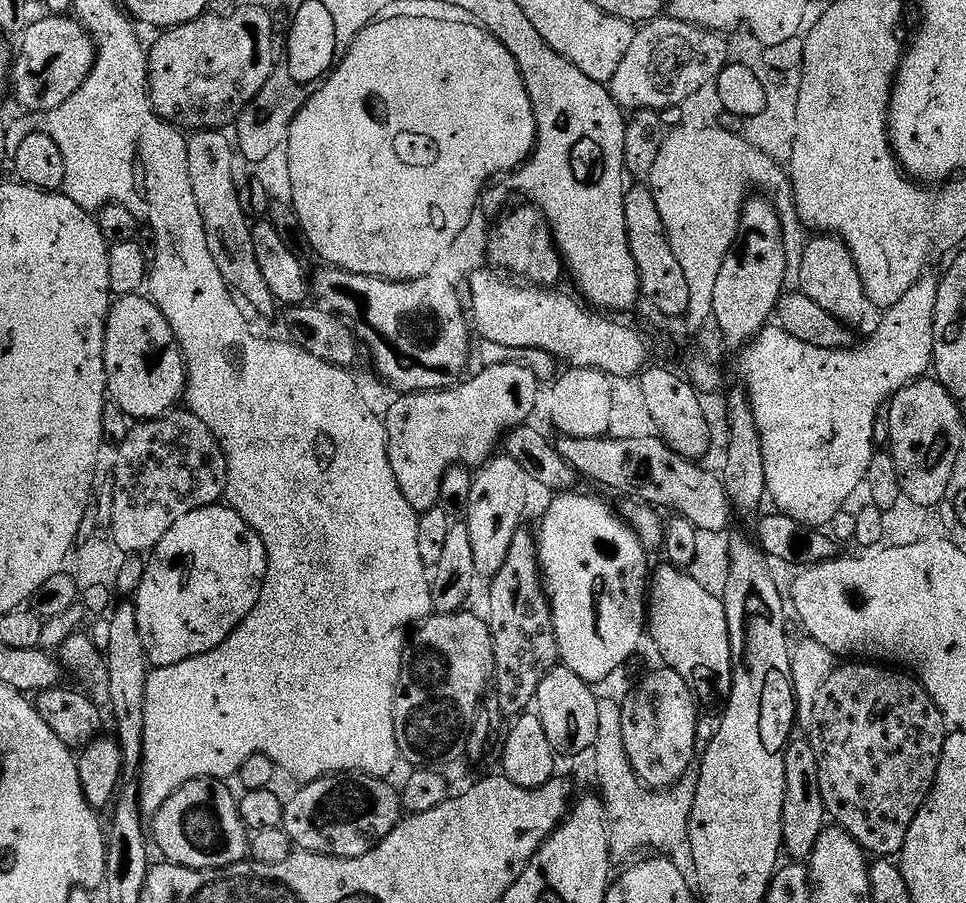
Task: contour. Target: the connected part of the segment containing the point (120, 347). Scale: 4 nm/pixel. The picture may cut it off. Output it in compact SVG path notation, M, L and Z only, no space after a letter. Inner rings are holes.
M147 295L121 296L108 314L106 350L104 351L108 394L136 422L157 420L181 403L188 383L184 352L176 341L170 322Z

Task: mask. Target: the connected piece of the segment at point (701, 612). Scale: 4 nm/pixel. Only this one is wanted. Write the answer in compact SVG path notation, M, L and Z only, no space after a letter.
M669 562L653 569L649 581L650 603L646 608L646 620L650 625L650 640L656 643L660 656L667 667L673 668L696 693L701 705L716 704L727 701L732 695L732 647L730 646L730 630L726 622L726 610L723 599L702 588L691 573L679 569Z

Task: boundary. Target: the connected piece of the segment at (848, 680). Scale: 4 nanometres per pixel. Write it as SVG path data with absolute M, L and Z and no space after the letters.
M844 662L832 671L830 678L826 678L826 686L822 686L822 691L818 694L818 702L814 702L812 718L807 728L806 739L814 750L814 758L818 758L818 790L822 790L825 813L831 819L833 816L836 819L833 821L839 827L846 829L858 841L865 853L876 858L899 857L906 842L906 834L910 830L918 810L922 810L922 806L928 800L928 795L932 792L942 758L944 739L950 731L949 725L940 713L940 707L932 701L930 694L915 675L905 674L903 671L893 670L891 667L881 666L876 662Z

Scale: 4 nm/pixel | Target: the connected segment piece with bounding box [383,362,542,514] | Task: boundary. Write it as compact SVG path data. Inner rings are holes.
M526 363L490 365L480 370L473 380L465 379L451 388L397 395L397 400L388 408L388 416L383 417L384 429L388 431L388 457L394 478L398 478L398 486L406 502L410 502L417 514L429 512L441 503L443 479L451 468L487 464L501 447L502 437L520 425L527 425L540 404L541 382Z

